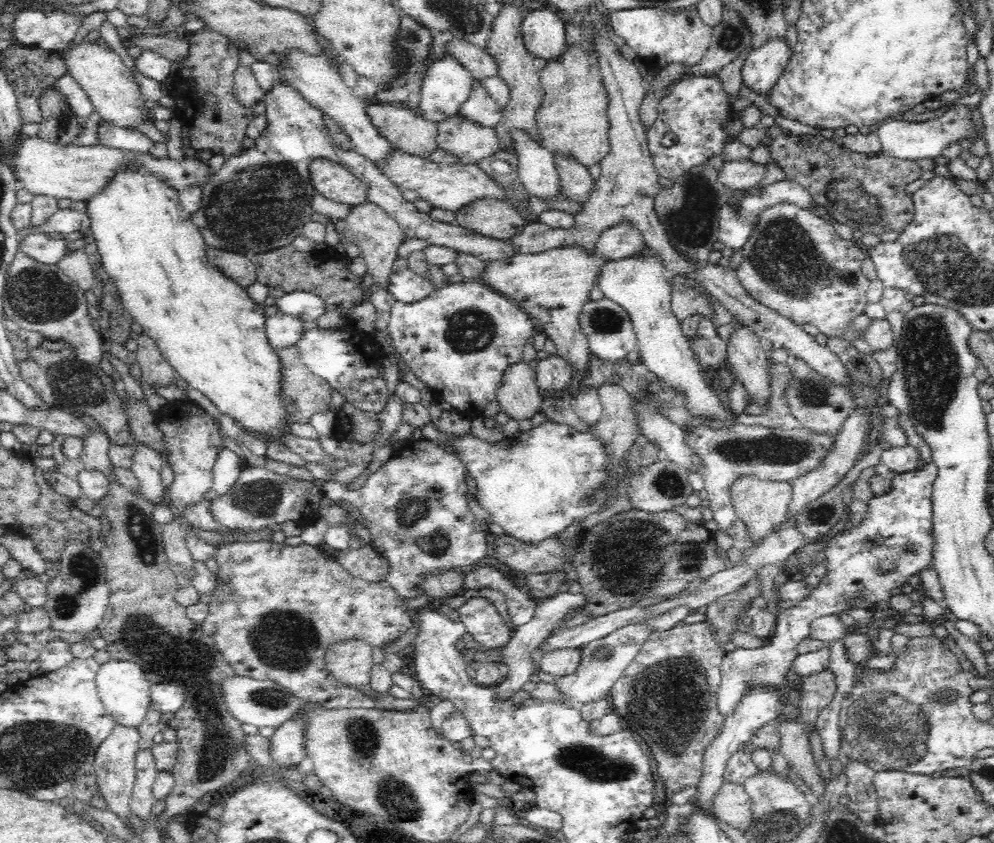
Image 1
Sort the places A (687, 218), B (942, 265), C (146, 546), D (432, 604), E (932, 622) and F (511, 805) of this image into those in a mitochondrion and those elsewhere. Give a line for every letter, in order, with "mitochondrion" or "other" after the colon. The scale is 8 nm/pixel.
A: mitochondrion
B: mitochondrion
C: mitochondrion
D: other
E: other
F: other

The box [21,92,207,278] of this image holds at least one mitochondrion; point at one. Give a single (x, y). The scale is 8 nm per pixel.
(62, 118)

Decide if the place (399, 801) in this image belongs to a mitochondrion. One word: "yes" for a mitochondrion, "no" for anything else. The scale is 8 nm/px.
yes

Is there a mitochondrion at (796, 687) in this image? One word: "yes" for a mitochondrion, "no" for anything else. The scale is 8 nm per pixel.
no

